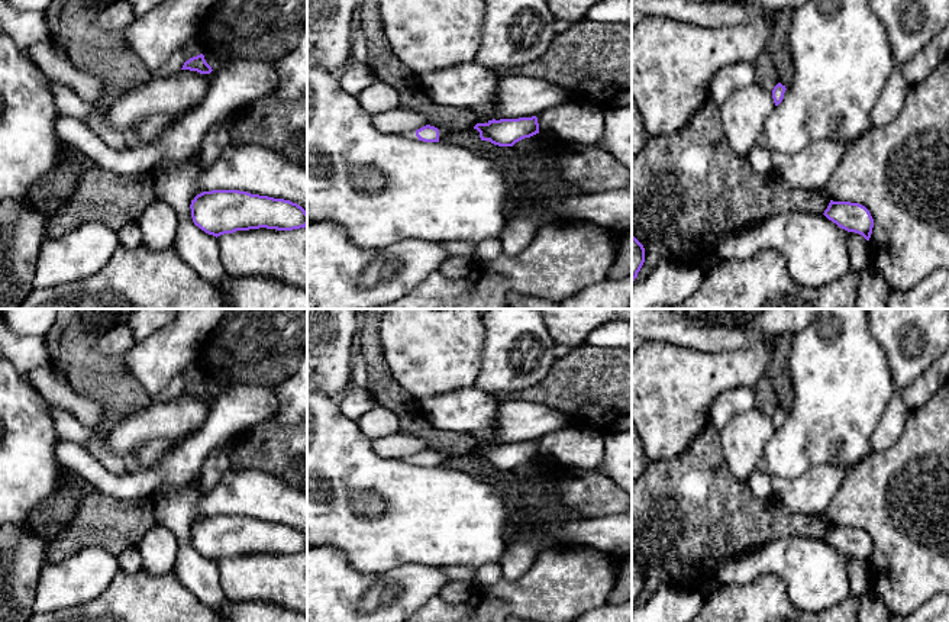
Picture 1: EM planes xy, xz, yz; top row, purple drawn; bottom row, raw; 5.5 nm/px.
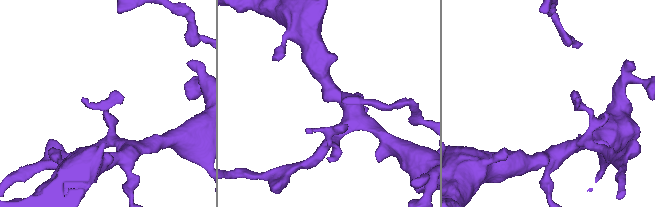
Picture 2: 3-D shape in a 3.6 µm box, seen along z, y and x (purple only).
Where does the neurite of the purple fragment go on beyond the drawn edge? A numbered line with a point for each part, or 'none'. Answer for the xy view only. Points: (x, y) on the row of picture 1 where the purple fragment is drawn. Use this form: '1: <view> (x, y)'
none

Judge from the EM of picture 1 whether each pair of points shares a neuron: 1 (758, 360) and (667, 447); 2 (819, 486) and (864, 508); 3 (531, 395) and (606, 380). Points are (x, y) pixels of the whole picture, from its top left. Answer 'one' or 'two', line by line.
1: one
2: two
3: one

